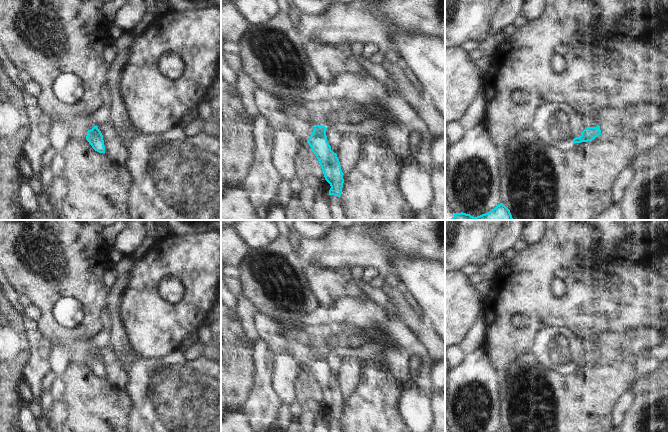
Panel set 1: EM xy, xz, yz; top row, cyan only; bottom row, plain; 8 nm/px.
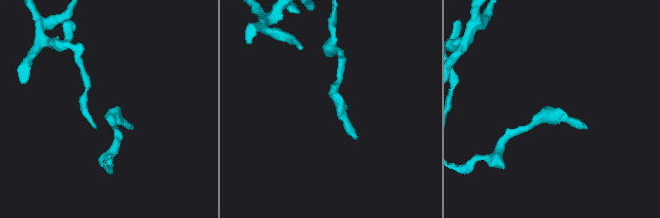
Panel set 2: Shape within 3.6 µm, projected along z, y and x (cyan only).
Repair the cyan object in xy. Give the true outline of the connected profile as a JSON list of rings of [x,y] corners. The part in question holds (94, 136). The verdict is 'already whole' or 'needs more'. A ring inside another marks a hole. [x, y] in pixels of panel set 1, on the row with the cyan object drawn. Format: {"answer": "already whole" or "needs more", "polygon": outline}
{"answer": "already whole", "polygon": [[[97,126],[87,131],[86,140],[95,151],[105,153],[103,135]]]}

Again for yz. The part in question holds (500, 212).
{"answer": "already whole", "polygon": [[[500,203],[488,213],[477,217],[461,212],[454,214],[454,217],[449,220],[513,220],[513,218],[510,210],[503,203]]]}

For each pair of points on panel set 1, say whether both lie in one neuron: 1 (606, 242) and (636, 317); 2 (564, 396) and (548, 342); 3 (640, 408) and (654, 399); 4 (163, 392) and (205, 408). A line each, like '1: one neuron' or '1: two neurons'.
1: one neuron
2: two neurons
3: one neuron
4: one neuron

